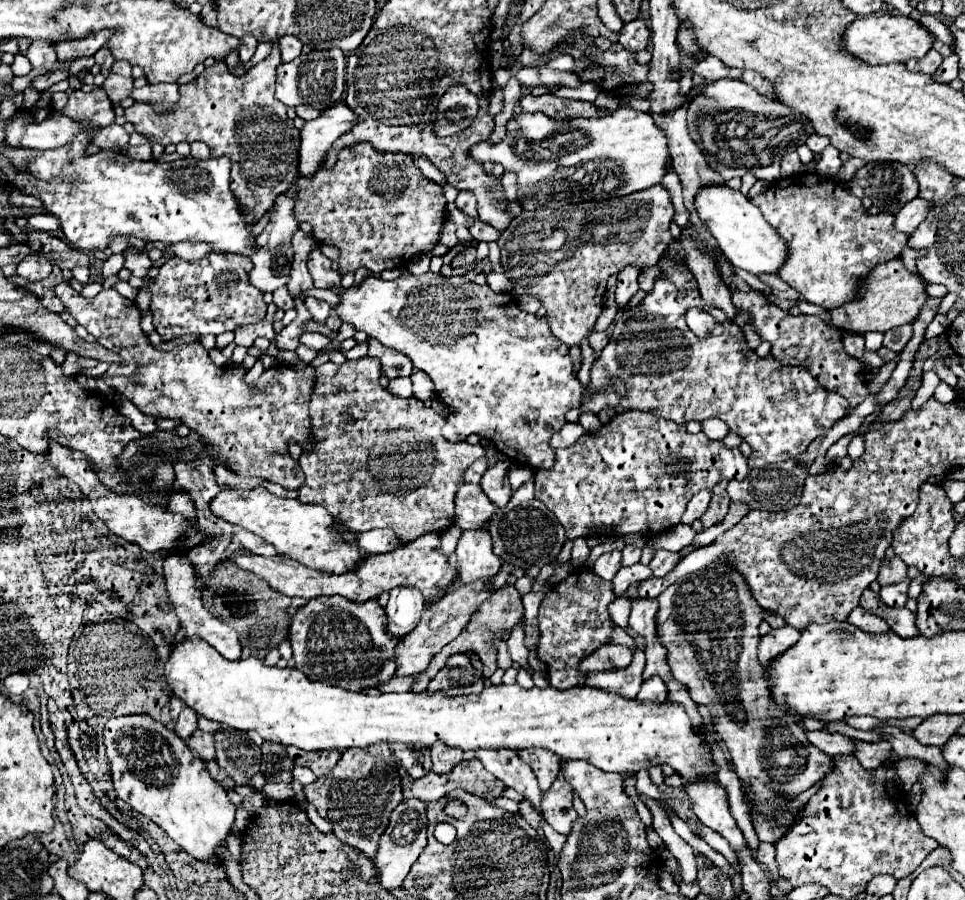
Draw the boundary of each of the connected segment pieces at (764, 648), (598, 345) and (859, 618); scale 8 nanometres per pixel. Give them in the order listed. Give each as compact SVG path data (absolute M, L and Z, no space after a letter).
M781 626L777 630L771 630L769 634L761 636L759 642L759 662L763 666L767 666L767 662L771 662L771 658L775 658L775 654L787 650L789 646L793 646L799 640L799 630L793 630L793 626Z
M591 332L589 334L589 346L595 350L595 354L599 354L607 342L609 342L609 336L605 332Z
M857 606L853 612L851 612L851 618L847 618L847 622L851 622L853 626L865 630L865 632L889 632L891 628L887 626L887 622L875 614L869 614L865 612L861 606Z

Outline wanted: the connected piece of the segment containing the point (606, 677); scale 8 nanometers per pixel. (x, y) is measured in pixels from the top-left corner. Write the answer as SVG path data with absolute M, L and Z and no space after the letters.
M635 646L633 662L627 668L615 672L591 672L585 678L585 686L597 686L603 692L613 692L623 698L635 698L635 694L643 684L641 678L643 662L645 662L645 654L639 646Z

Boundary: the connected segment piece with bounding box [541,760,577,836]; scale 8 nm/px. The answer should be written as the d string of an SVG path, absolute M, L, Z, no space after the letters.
M561 760L561 772L551 784L549 790L543 792L543 816L545 820L559 832L559 834L569 834L571 824L577 820L577 812L573 810L573 790L569 782L563 778L565 770L565 760Z

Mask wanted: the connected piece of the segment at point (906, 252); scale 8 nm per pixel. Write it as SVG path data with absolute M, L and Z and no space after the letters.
M905 246L900 254L900 259L904 263L905 267L908 271L914 274L919 274L916 269L917 258L919 258L919 252L917 252L917 250L913 250L909 246Z

